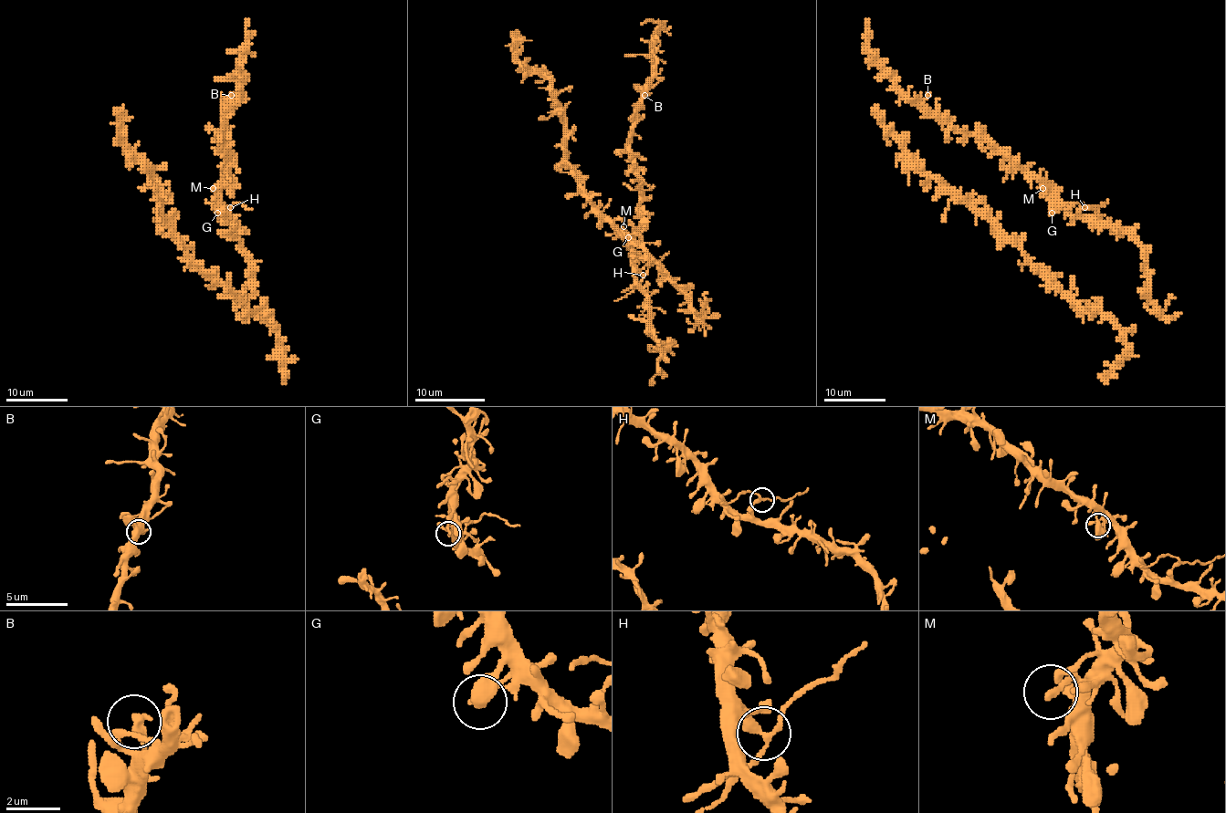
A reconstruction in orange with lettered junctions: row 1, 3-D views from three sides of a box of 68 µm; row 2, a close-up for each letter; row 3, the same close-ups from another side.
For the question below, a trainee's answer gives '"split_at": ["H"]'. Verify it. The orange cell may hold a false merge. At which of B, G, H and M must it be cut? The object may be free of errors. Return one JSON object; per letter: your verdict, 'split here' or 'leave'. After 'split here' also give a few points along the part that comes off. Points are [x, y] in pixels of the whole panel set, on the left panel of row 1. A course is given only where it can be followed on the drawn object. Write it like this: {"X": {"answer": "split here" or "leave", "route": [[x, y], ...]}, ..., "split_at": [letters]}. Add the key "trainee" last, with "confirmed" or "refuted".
{"B": {"answer": "leave"}, "G": {"answer": "leave"}, "H": {"answer": "split here", "route": [[229, 207], [219, 207], [205, 201]]}, "M": {"answer": "leave"}, "split_at": ["H"], "trainee": "confirmed"}

